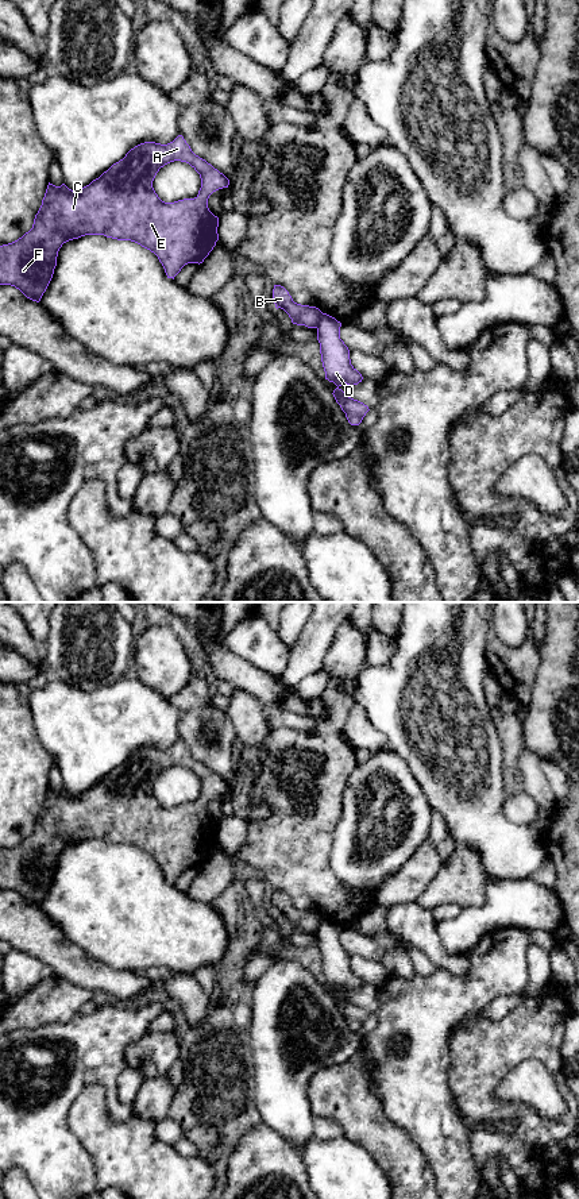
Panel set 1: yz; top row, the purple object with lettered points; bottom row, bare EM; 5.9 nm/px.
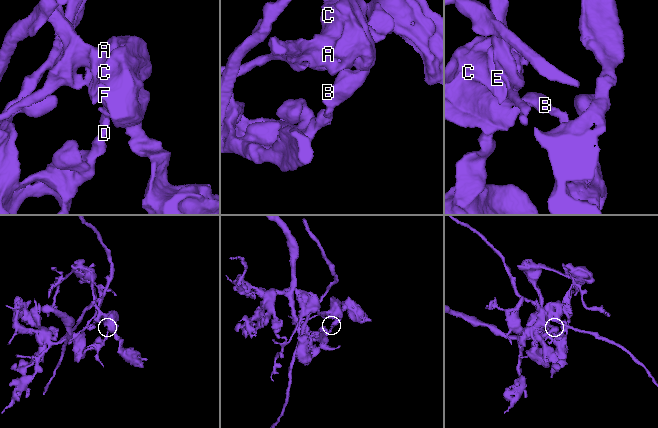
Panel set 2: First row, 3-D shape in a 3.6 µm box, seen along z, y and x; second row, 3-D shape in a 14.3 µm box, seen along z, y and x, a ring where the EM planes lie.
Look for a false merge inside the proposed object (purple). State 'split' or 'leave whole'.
split

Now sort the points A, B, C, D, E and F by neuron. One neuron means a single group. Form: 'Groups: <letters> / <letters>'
Groups: A B C E F / D

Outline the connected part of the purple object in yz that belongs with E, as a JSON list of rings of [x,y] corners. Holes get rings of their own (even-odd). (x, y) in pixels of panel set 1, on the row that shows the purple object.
[[[182,135],[167,144],[144,142],[135,146],[80,190],[49,182],[32,228],[18,240],[0,246],[0,285],[15,286],[27,298],[39,302],[53,278],[62,244],[85,235],[135,242],[154,252],[167,278],[174,279],[185,265],[202,263],[216,246],[219,217],[209,211],[208,198],[228,185],[229,180],[196,155]],[[174,161],[189,163],[200,174],[201,188],[194,198],[165,203],[155,193],[153,181],[161,167]]]

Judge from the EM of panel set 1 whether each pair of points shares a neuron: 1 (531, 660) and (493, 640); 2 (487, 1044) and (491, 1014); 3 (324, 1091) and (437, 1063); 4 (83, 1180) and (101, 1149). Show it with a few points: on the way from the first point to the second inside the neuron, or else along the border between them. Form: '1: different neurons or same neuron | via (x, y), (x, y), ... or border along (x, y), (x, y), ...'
1: same neuron | via (521, 660), (512, 660), (501, 650)
2: different neurons | border along (518, 1005), (500, 1020), (473, 1018), (459, 1025)
3: different neurons | border along (365, 1048), (373, 1074), (373, 1091), (383, 1109)
4: different neurons | border along (76, 1136), (91, 1156), (96, 1184)

